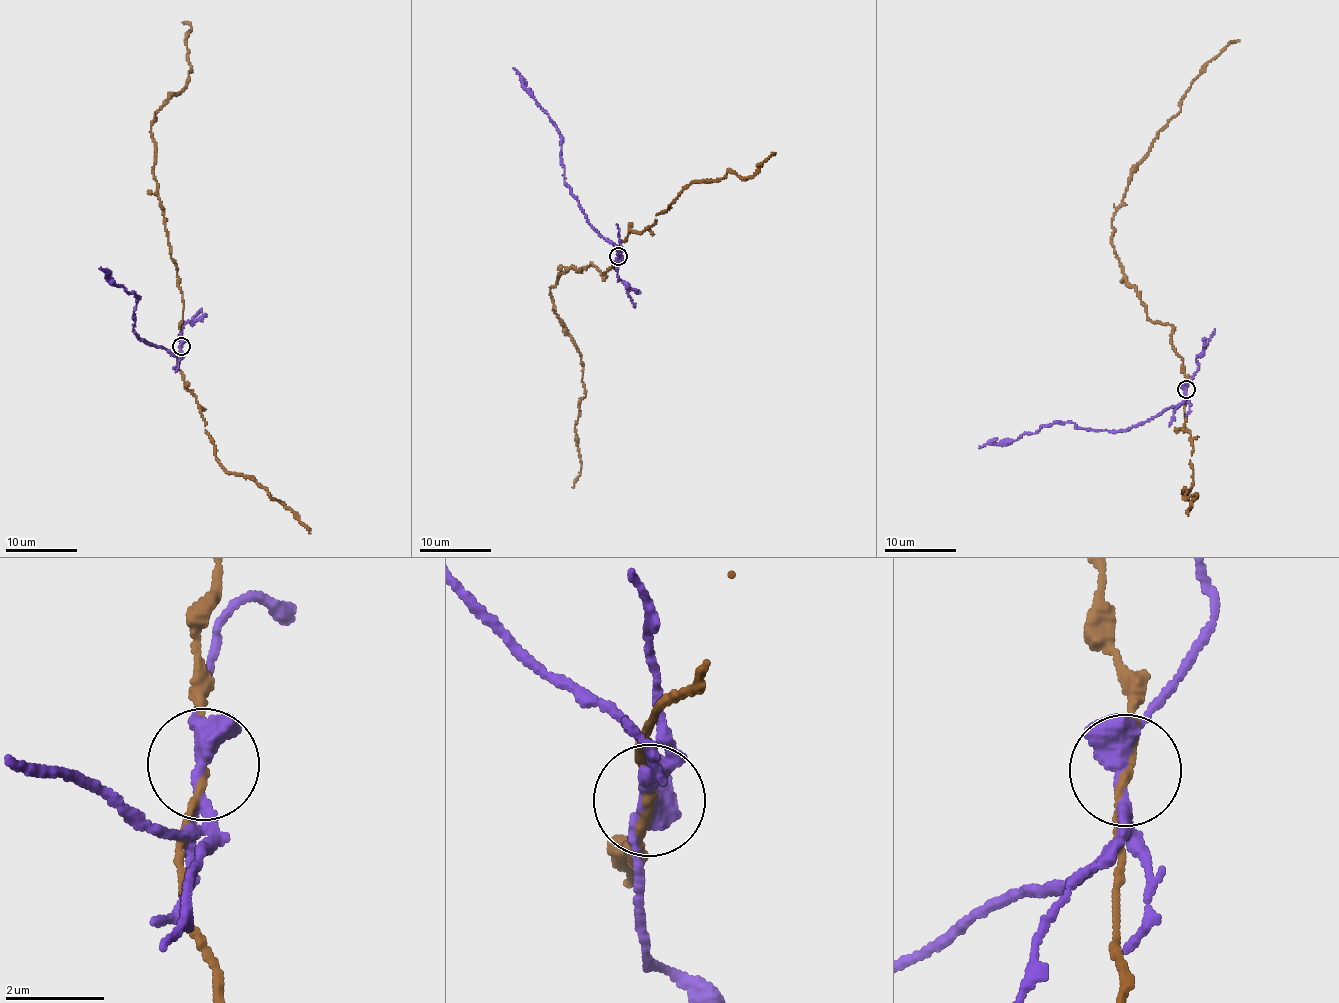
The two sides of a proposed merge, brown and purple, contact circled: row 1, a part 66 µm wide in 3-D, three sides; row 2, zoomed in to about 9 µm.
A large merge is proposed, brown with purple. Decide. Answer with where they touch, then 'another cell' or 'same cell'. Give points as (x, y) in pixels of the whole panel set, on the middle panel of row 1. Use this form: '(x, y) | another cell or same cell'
(618, 256) | another cell

